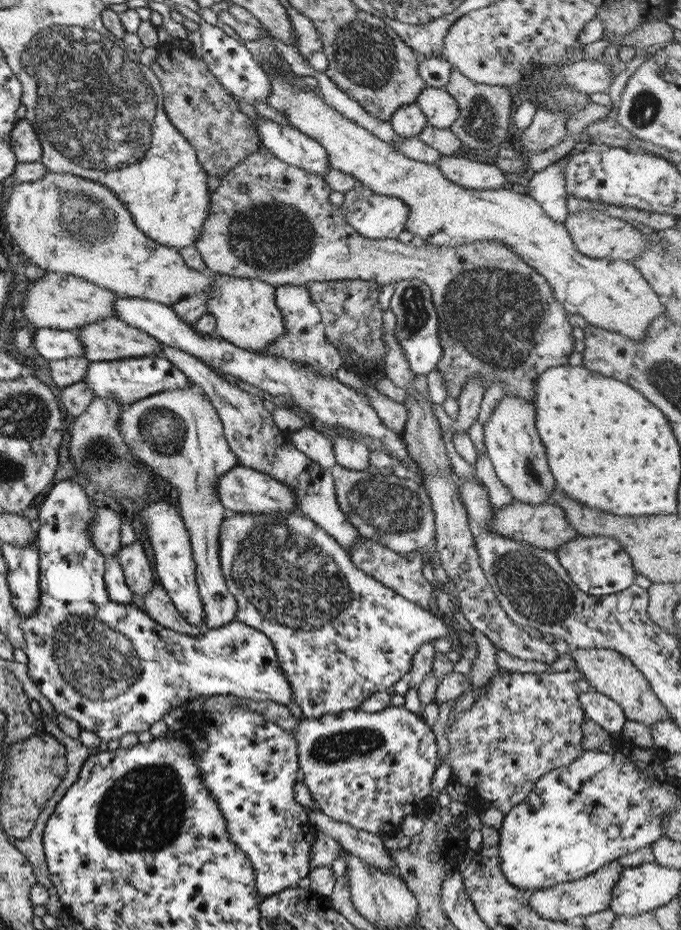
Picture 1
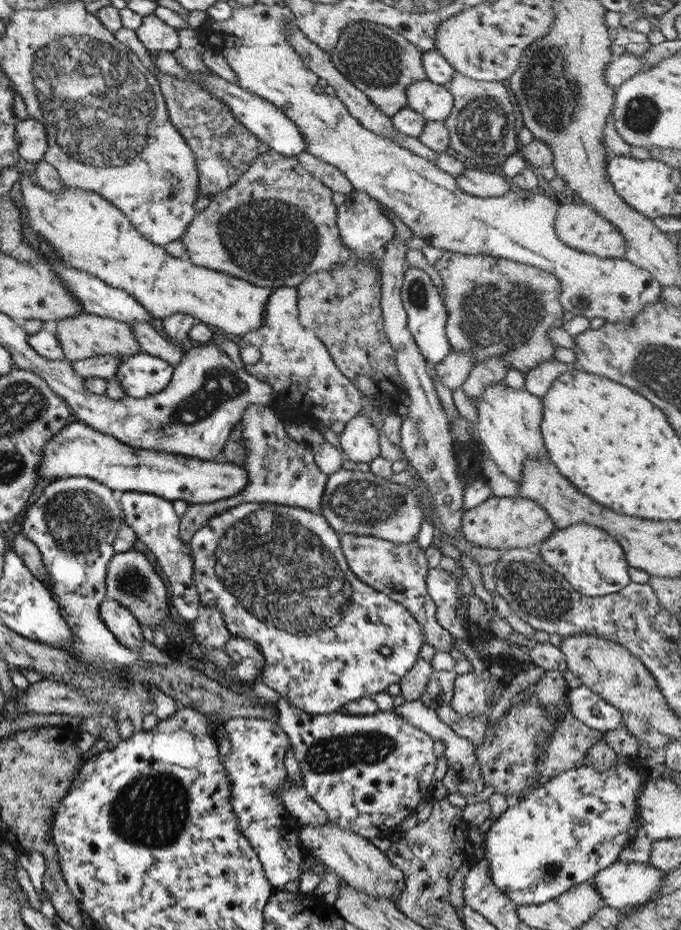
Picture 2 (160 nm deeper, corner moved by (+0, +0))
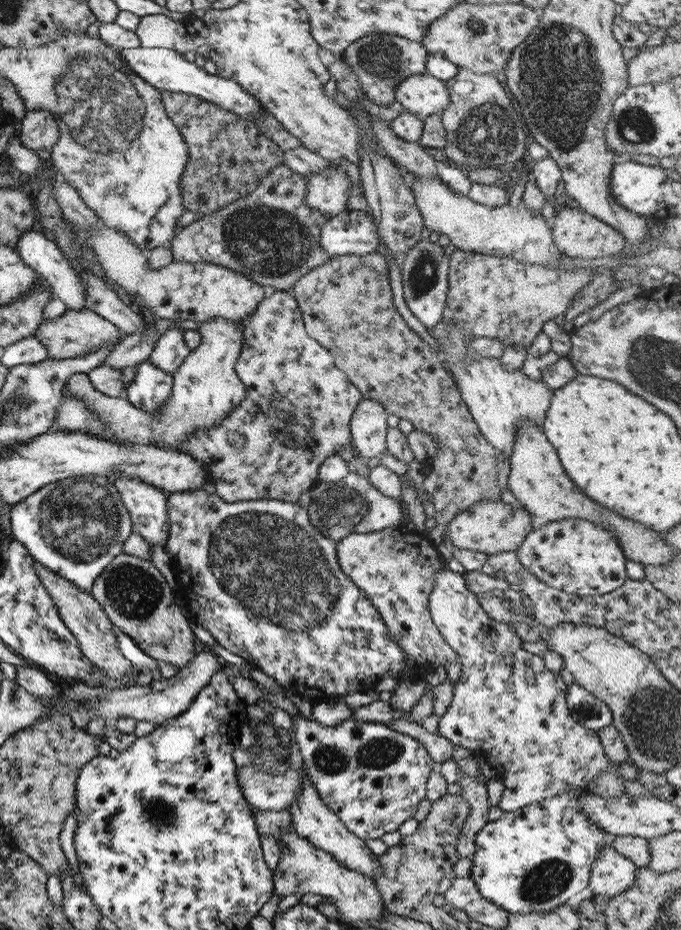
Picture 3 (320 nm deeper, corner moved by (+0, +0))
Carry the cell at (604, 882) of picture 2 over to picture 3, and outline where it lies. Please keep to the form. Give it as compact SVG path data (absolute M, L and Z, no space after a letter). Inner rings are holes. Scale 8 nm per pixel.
M608 844L601 848L590 866L586 890L610 899L633 884L636 868L627 857L618 854Z

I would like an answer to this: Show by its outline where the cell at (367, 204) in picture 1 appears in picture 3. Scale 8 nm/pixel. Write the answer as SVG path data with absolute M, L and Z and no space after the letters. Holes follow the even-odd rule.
M345 209L321 226L319 246L331 256L366 255L378 251L377 230L368 213Z

